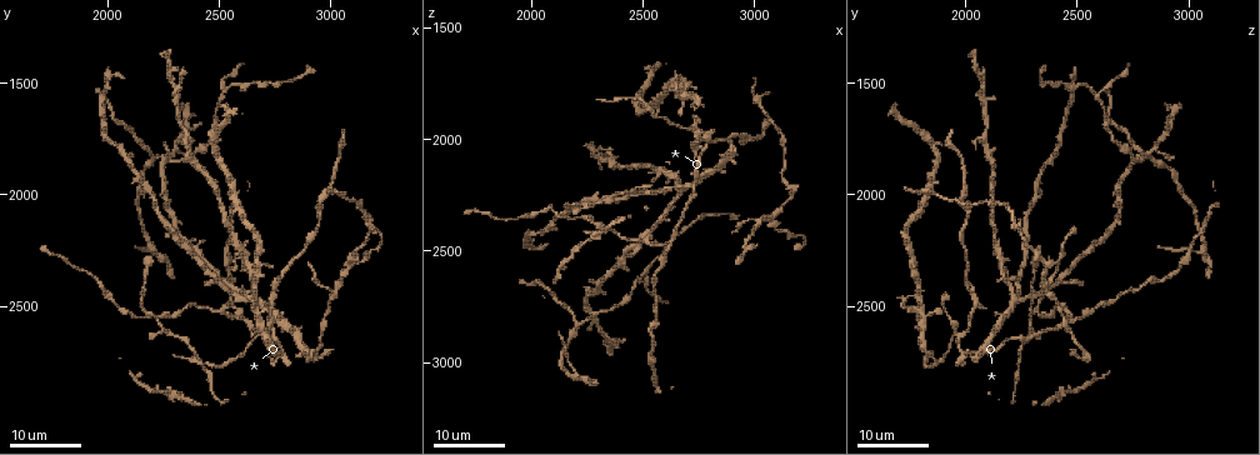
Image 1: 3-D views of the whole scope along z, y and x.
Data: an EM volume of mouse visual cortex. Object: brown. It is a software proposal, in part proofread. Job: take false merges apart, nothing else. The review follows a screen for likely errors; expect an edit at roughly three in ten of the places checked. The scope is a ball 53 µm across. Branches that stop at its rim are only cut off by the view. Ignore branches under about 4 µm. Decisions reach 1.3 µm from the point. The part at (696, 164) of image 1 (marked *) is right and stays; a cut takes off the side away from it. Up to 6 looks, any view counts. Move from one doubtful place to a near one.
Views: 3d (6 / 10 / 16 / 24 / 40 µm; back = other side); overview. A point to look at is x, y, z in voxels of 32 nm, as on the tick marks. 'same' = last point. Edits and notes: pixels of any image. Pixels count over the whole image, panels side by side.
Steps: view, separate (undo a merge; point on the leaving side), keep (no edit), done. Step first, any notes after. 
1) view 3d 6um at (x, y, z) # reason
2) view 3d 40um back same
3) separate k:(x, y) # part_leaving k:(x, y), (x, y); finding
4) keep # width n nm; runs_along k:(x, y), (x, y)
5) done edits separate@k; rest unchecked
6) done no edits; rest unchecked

view 3d 16um at (2750, 2640, 1980) # four or more arms meet

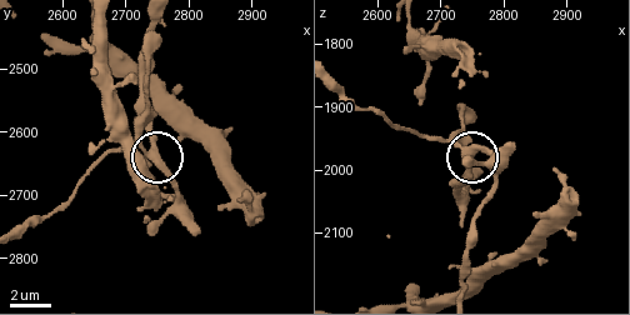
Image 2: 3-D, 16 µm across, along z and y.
view 3d 6um at (2735, 2630, 1975)

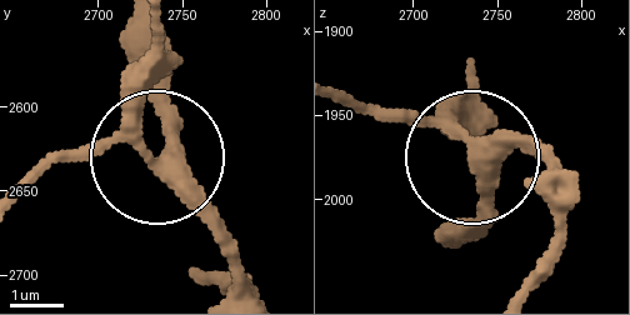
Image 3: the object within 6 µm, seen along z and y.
keep # arms 4; runs_along 3:(201, 278), (246, 278), (143, 144), (151, 23); all the same cell

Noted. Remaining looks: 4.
view 3d 16um at (2600, 2550, 2460) # a fork

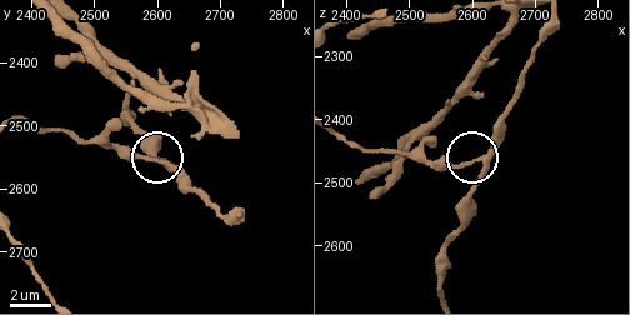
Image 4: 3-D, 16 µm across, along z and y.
view 3d 10um at (2605, 2560, 2470)

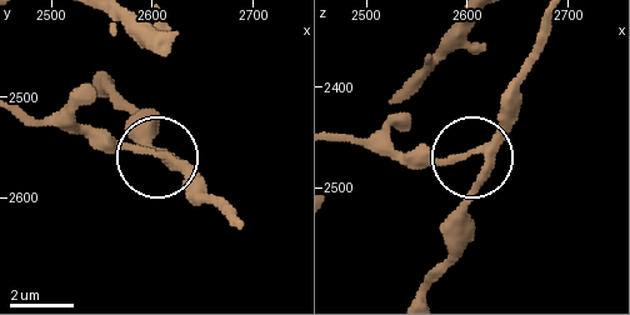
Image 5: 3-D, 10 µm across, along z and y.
keep # runs_along 5:(549, 20), (516, 109), (479, 149), (463, 243); one cell here

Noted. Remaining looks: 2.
view 3d 16um at (2230, 2540, 2340) # side arm on a straight run

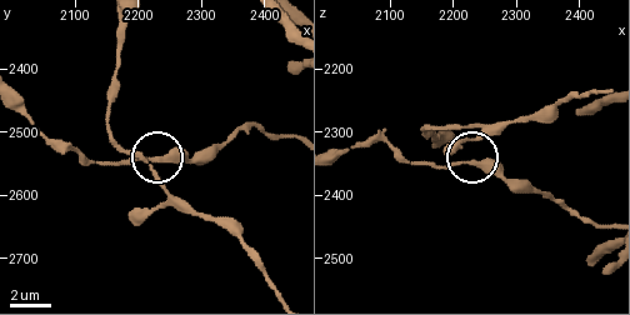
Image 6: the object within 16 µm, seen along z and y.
view 3d 6um at (2230, 2540, 2345) # zoom in

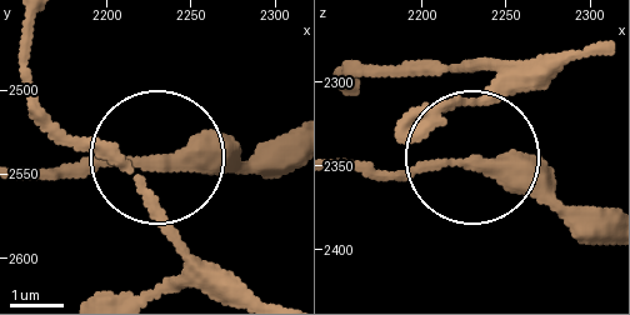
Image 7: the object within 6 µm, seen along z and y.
keep # arms 3; one cell here

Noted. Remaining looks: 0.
done no edits; rest unchecked

